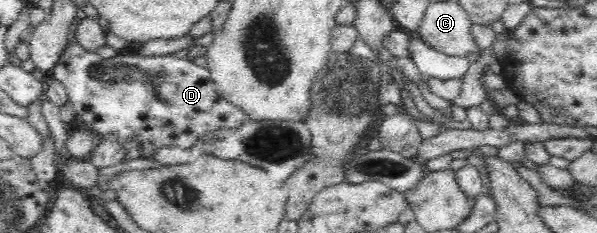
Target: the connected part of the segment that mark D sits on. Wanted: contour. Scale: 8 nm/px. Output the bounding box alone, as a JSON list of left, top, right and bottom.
[49,44,247,150]

